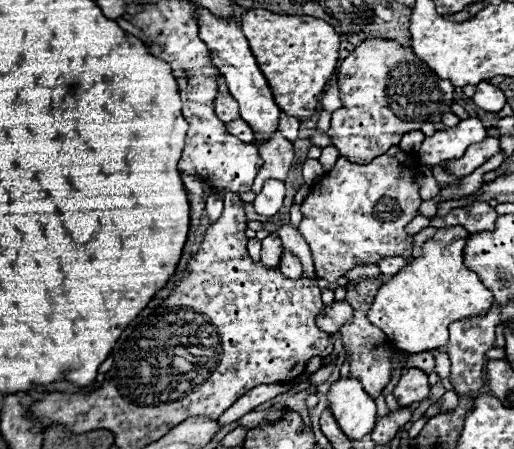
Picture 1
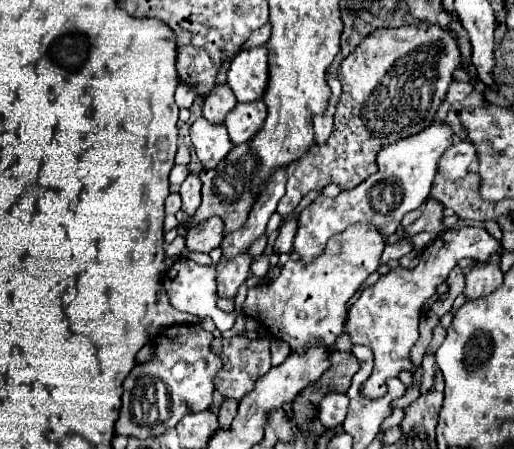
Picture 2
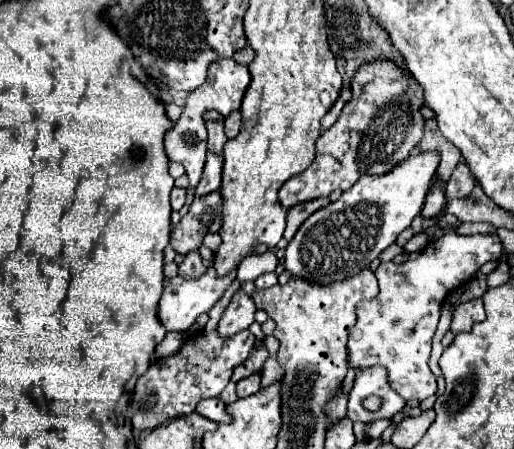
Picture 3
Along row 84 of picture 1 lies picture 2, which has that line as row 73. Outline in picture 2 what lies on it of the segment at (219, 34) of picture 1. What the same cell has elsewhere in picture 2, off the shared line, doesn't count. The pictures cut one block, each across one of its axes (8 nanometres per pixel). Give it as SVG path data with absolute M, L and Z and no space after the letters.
M254 46L242 50L230 64L228 86L238 102L252 102L264 96L268 84L268 48Z

